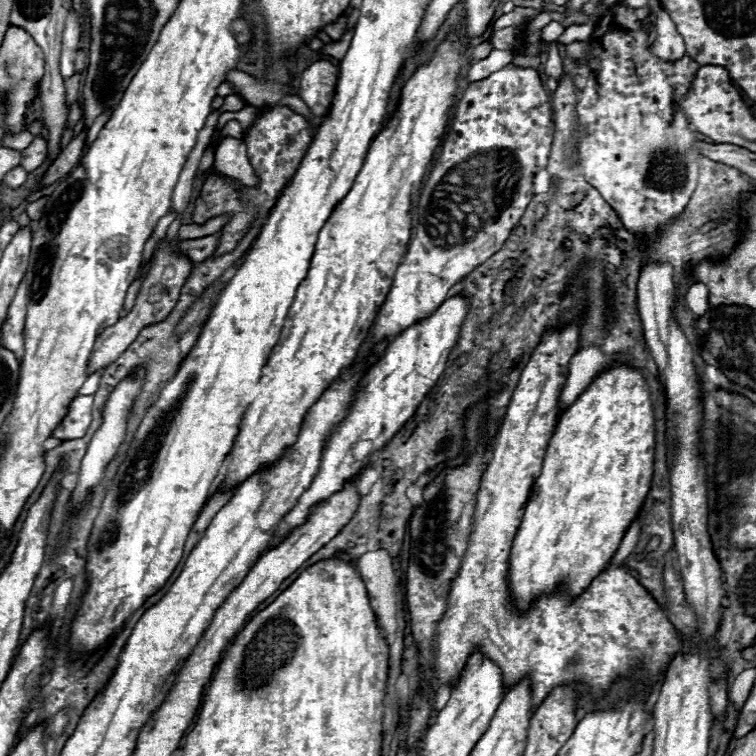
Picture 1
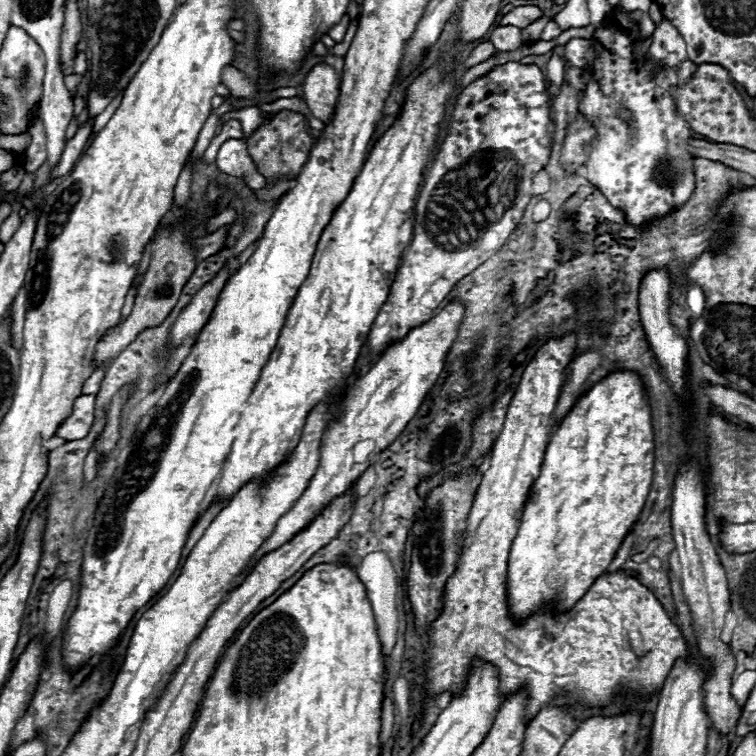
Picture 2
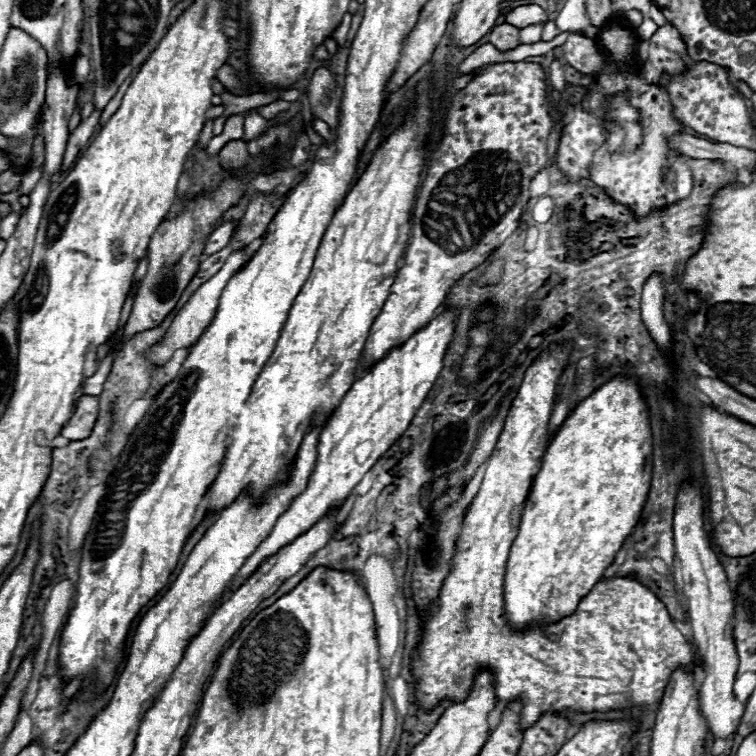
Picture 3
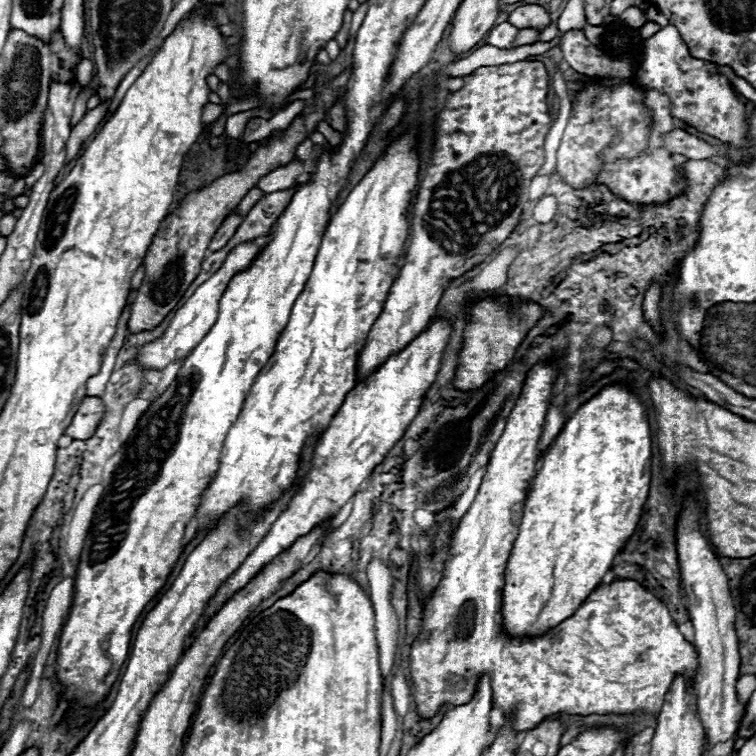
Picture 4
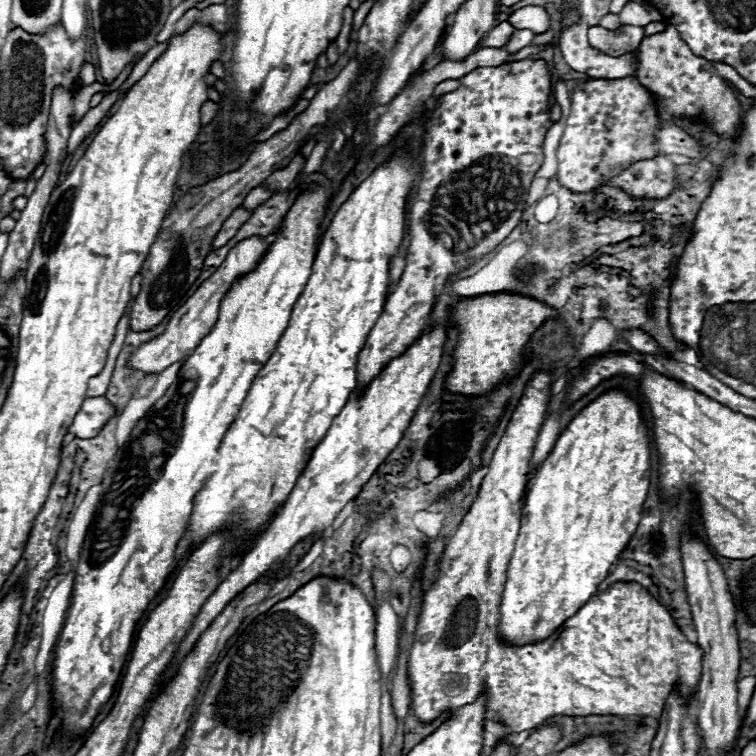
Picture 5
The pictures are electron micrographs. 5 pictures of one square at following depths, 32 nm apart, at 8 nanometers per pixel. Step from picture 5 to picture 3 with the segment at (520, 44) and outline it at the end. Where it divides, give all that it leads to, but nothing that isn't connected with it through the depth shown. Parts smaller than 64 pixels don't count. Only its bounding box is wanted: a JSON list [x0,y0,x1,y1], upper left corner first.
[520,24,542,44]

